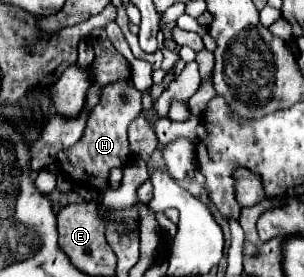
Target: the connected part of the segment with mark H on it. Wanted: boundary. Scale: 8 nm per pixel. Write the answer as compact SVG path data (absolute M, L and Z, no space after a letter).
M117 81L117 83L106 86L102 90L99 105L95 107L95 111L91 111L91 115L87 119L87 127L85 127L79 143L75 143L73 147L59 153L57 161L59 161L61 169L75 183L79 181L83 185L103 189L109 169L125 167L131 159L127 131L130 123L139 117L142 110L142 95L131 83Z

